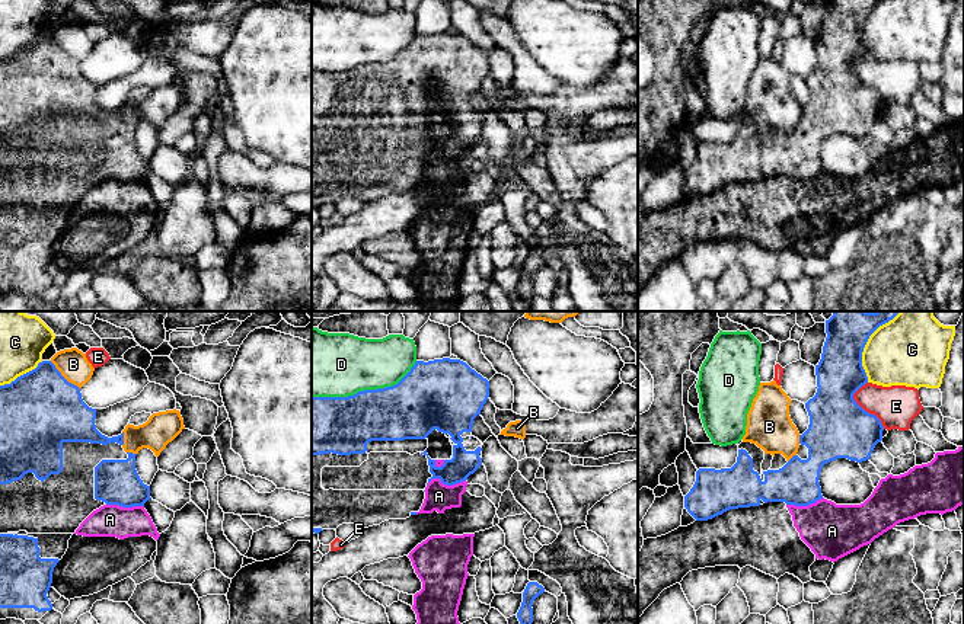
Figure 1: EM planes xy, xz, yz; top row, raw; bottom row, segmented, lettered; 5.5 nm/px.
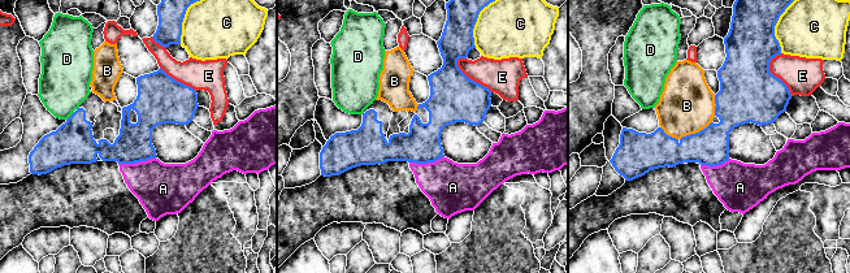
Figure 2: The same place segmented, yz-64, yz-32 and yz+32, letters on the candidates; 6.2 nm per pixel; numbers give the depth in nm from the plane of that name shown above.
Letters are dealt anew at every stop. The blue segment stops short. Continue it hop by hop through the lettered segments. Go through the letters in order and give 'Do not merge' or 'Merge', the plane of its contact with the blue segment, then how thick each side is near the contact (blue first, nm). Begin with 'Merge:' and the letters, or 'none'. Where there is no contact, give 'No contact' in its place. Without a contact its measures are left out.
Merge: none
A: Do not merge. Touches blue in xz. Thickness 140 nm (blue) against 150 nm
B: Do not merge. Touches blue in xy. Thickness 440 nm (blue) against 160 nm
C: Do not merge. Touches blue in yz. Thickness 260 nm (blue) against 340 nm
D: Do not merge. Touches blue in xz. Thickness 320 nm (blue) against 360 nm
E: Do not merge. Touches blue in yz. Thickness 340 nm (blue) against 240 nm

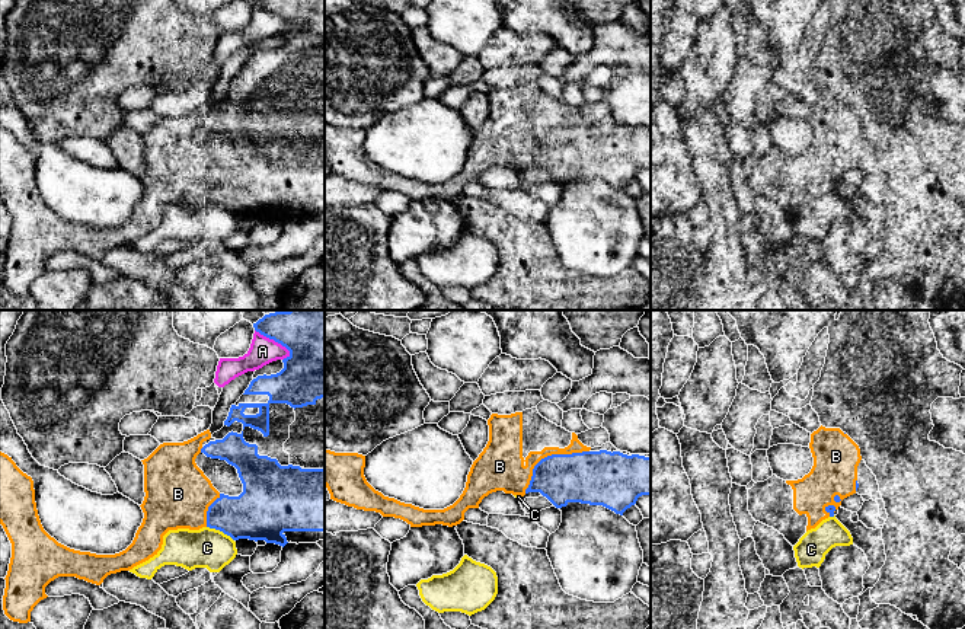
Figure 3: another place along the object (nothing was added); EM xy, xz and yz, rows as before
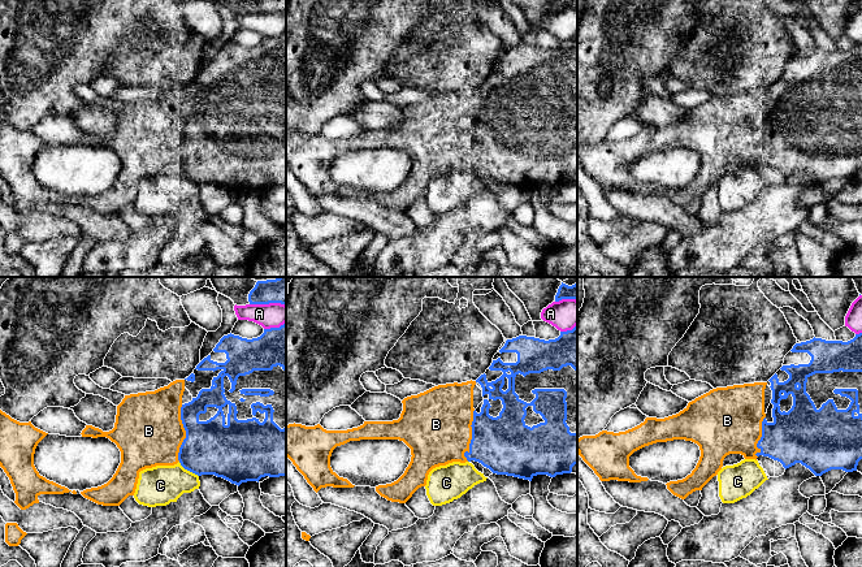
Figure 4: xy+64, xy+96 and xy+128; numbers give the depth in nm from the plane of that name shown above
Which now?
Merge: B
A: Do not merge. Touches blue in xy. Thickness 300 nm (blue) against 150 nm
B: Merge. Touches blue in xz. Thickness 280 nm (blue) against 220 nm
C: Do not merge. Touches blue in xy. Thickness 300 nm (blue) against 220 nm

